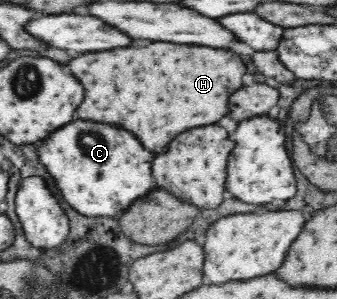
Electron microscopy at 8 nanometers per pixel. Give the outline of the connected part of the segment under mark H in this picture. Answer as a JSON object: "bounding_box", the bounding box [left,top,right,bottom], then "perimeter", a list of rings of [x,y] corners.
{"bounding_box":[68,42,246,152],"perimeter":[[[152,42],[150,46],[142,48],[114,48],[108,52],[82,54],[68,62],[68,70],[84,88],[84,100],[76,108],[78,120],[112,124],[116,128],[128,130],[140,140],[146,150],[162,152],[166,144],[180,132],[200,124],[214,124],[226,114],[226,100],[234,90],[242,86],[246,66],[236,54],[228,50]]]}

